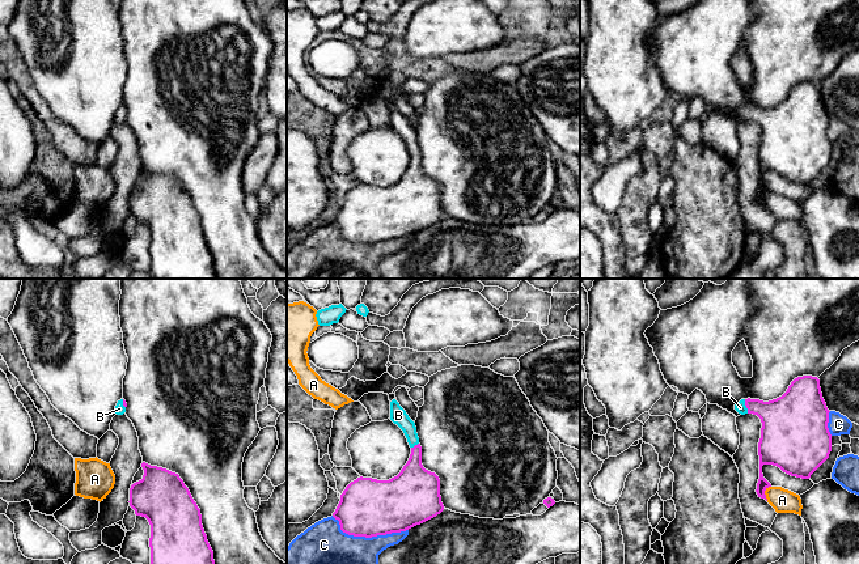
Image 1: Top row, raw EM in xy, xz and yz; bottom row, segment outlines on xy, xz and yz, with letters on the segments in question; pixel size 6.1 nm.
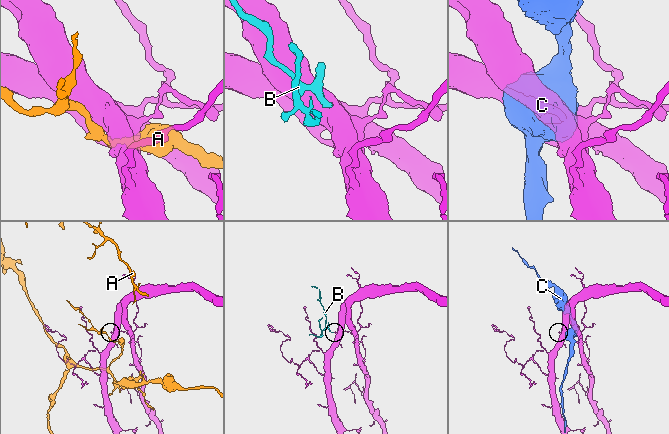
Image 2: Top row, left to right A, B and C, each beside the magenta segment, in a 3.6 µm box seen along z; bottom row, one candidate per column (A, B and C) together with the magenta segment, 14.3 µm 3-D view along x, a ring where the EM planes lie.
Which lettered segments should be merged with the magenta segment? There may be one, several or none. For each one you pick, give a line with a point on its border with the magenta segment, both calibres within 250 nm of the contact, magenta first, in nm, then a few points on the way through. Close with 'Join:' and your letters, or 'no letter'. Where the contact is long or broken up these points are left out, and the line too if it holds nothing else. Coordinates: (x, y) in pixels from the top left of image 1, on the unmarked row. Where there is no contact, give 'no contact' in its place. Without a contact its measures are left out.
B: contact yz (745, 111); calibres 280 and 70 nm; way yz (783, 126), (758, 114), (745, 111), (740, 114)
Join: B

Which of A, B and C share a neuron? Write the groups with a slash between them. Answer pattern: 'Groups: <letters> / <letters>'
Groups: A / B / C

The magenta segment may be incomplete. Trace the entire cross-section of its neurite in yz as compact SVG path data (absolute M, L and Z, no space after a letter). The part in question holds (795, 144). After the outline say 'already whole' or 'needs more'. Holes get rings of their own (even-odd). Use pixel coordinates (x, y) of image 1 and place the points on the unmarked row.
M817 84L795 85L782 103L769 109L741 106L735 116L741 122L757 122L762 130L758 149L759 186L756 196L758 204L767 208L765 198L771 194L763 185L763 171L777 173L791 183L809 186L829 165L830 118Z | needs more

